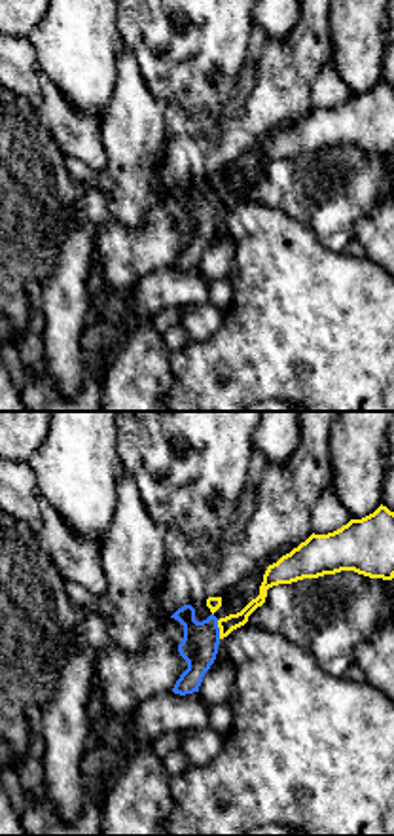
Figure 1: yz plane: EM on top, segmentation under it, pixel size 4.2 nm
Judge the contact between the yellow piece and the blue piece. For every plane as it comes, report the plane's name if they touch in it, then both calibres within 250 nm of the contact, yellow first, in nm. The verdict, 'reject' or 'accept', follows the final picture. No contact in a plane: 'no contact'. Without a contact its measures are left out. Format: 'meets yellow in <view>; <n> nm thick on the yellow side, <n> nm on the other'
meets yellow in yz; 70 nm thick on the yellow side, 160 nm on the other

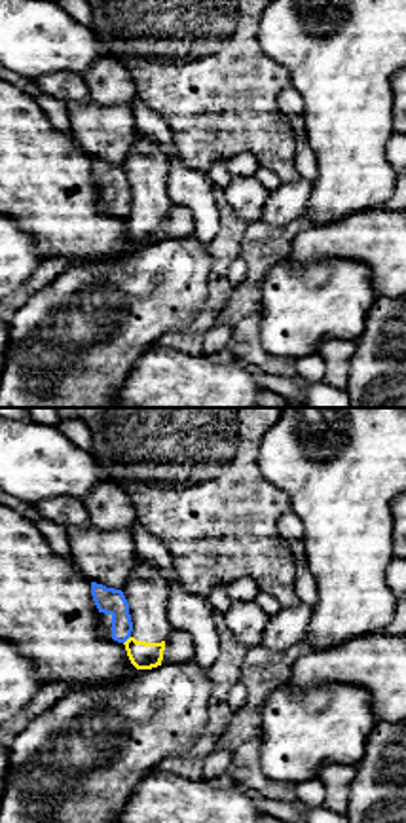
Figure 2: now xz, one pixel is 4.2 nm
meets yellow in xz; 120 nm thick on the yellow side, 110 nm on the other

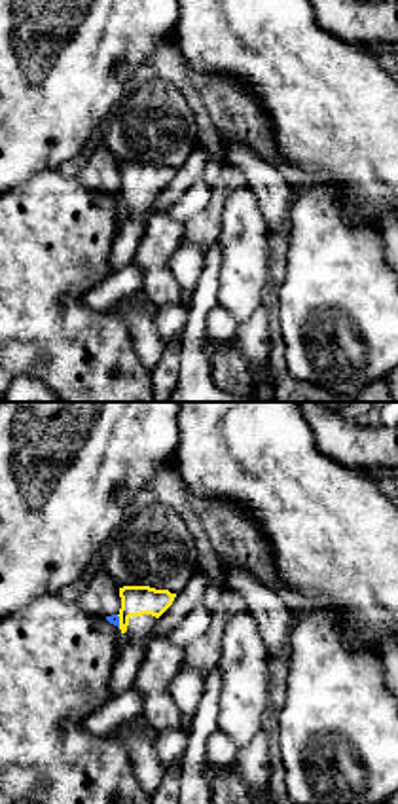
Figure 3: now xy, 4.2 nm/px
meets yellow in xy; 130 nm thick on the yellow side, 50 nm on the other

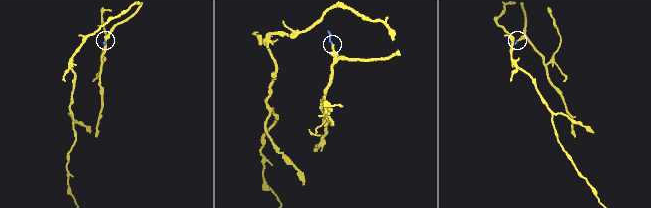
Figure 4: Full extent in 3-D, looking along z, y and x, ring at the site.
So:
reject

